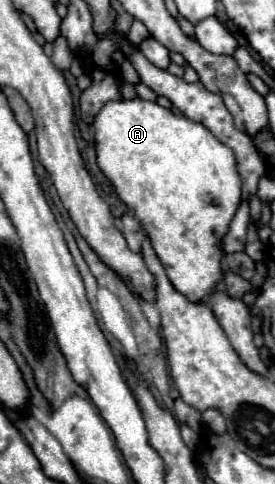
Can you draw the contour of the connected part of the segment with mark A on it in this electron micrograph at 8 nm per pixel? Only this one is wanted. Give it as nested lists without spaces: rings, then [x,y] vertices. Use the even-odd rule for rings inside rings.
[[[120,98],[106,102],[96,114],[92,128],[96,162],[100,170],[116,188],[118,198],[142,222],[170,282],[188,300],[206,300],[222,278],[220,240],[232,222],[242,196],[236,156],[228,146],[220,144],[204,126],[200,126],[200,122],[192,122],[186,116],[174,114],[164,106],[142,98]]]

